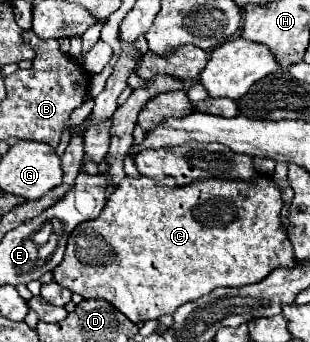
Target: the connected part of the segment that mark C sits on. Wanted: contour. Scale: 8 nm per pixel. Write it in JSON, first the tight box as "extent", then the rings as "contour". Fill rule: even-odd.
{"extent":[54,176,294,324],"contour":[[[266,176],[266,182],[262,180],[254,180],[254,182],[242,182],[242,180],[200,180],[196,184],[188,184],[188,186],[154,186],[150,180],[146,178],[124,178],[118,182],[118,188],[114,188],[114,192],[108,196],[108,202],[104,206],[104,210],[100,212],[100,216],[96,220],[88,220],[78,224],[78,228],[74,228],[74,232],[68,238],[68,248],[64,254],[64,260],[58,268],[54,268],[54,280],[72,290],[74,294],[80,294],[84,298],[102,298],[108,300],[114,308],[118,308],[128,320],[132,320],[134,324],[138,322],[146,322],[146,320],[158,320],[164,314],[172,314],[178,306],[190,302],[190,300],[198,300],[204,294],[212,292],[214,288],[220,286],[246,286],[246,284],[256,284],[258,280],[264,280],[274,268],[280,266],[294,266],[294,250],[292,244],[288,240],[288,236],[282,232],[280,228],[280,208],[282,208],[282,198],[280,198],[280,190],[274,182],[272,176]]]}

